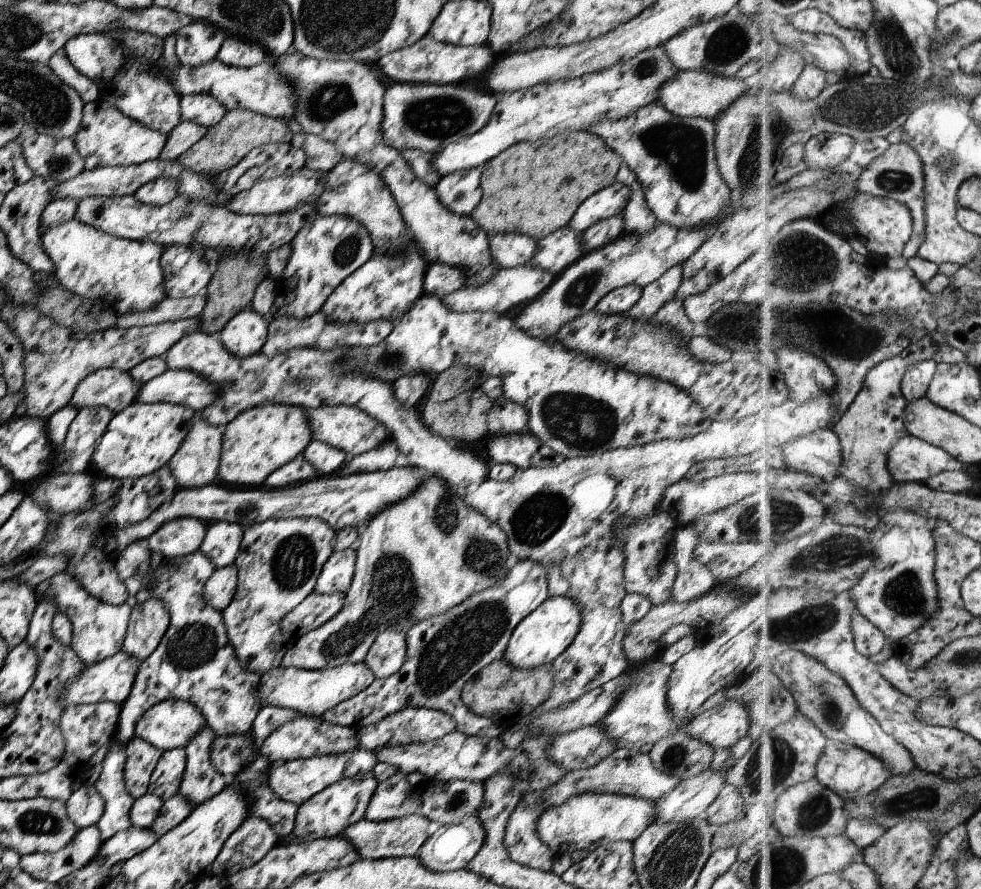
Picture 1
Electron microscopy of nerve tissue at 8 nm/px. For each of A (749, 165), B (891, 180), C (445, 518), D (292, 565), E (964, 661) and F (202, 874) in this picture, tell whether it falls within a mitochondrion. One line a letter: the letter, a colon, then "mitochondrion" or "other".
A: mitochondrion
B: mitochondrion
C: mitochondrion
D: mitochondrion
E: mitochondrion
F: other

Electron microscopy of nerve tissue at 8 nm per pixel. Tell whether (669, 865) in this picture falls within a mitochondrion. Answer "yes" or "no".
yes

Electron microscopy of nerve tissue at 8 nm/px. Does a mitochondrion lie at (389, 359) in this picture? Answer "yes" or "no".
yes

